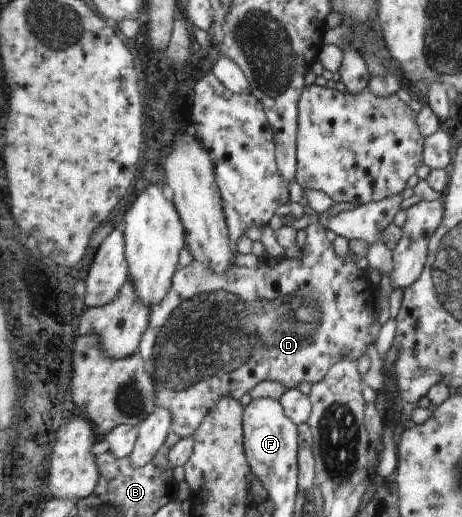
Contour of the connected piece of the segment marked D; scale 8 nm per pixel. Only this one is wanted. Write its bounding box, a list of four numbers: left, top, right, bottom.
[137,223,378,439]

